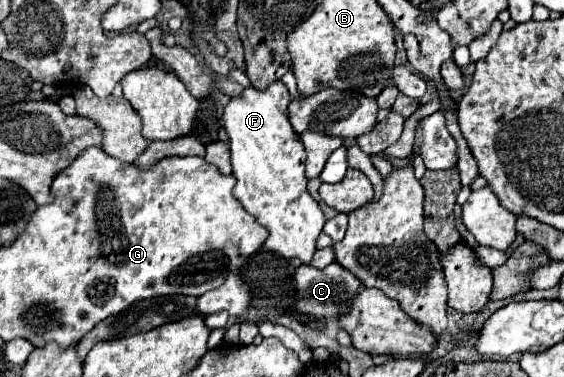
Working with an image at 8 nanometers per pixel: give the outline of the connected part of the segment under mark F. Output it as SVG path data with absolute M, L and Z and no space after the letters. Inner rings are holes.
M274 82L264 92L250 86L224 108L224 128L230 136L232 170L238 180L234 196L256 222L268 228L270 236L264 242L264 248L282 258L300 258L304 264L310 264L312 254L316 252L316 238L322 232L326 218L318 202L306 190L306 152L296 140L294 128L286 116L290 100L282 82Z

